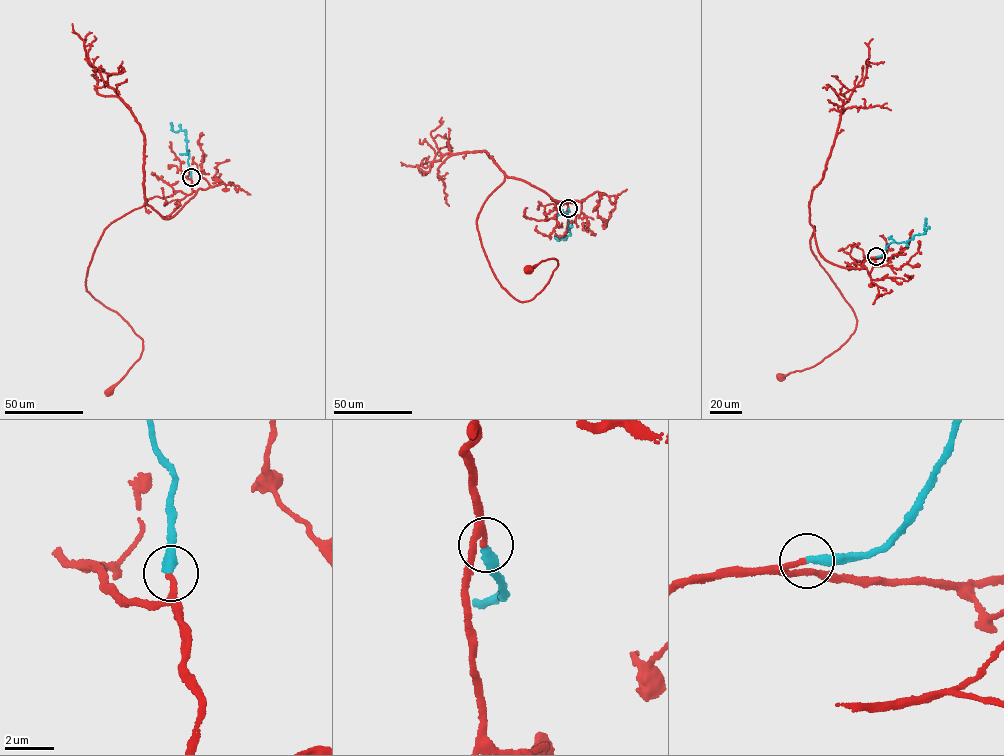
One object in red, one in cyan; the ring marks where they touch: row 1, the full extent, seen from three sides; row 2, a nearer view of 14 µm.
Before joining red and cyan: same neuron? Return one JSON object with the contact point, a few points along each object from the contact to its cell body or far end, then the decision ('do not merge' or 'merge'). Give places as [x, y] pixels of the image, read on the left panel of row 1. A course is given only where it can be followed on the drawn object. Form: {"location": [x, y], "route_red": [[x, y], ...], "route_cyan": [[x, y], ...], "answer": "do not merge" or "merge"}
{"location": [191, 177], "route_red": [[191, 177], [196, 193], [176, 215], [130, 211], [104, 229], [88, 266], [86, 290], [143, 342], [109, 391]], "route_cyan": [[191, 177], [186, 132], [174, 132], [171, 122]], "answer": "merge"}

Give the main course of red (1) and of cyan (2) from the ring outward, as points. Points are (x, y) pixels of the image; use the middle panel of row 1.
1: (568, 208), (512, 177), (488, 196), (482, 245), (520, 301), (558, 263), (528, 269)
2: (568, 208), (569, 211), (565, 212), (571, 234), (559, 240), (555, 236)

